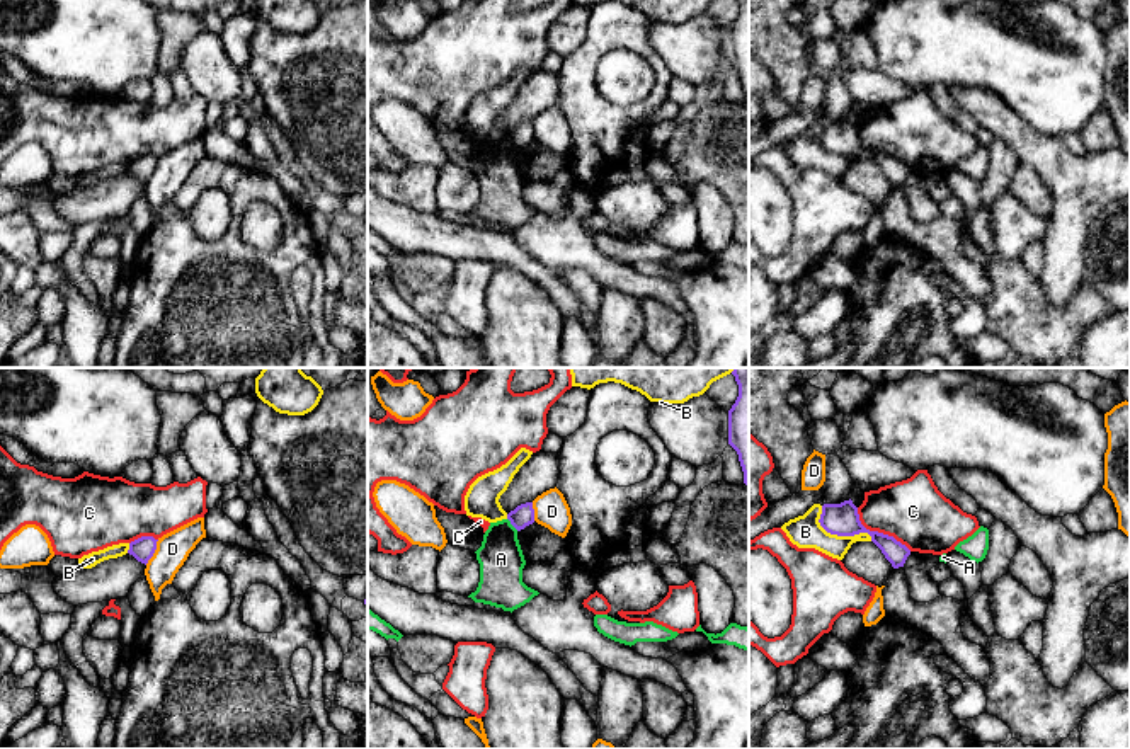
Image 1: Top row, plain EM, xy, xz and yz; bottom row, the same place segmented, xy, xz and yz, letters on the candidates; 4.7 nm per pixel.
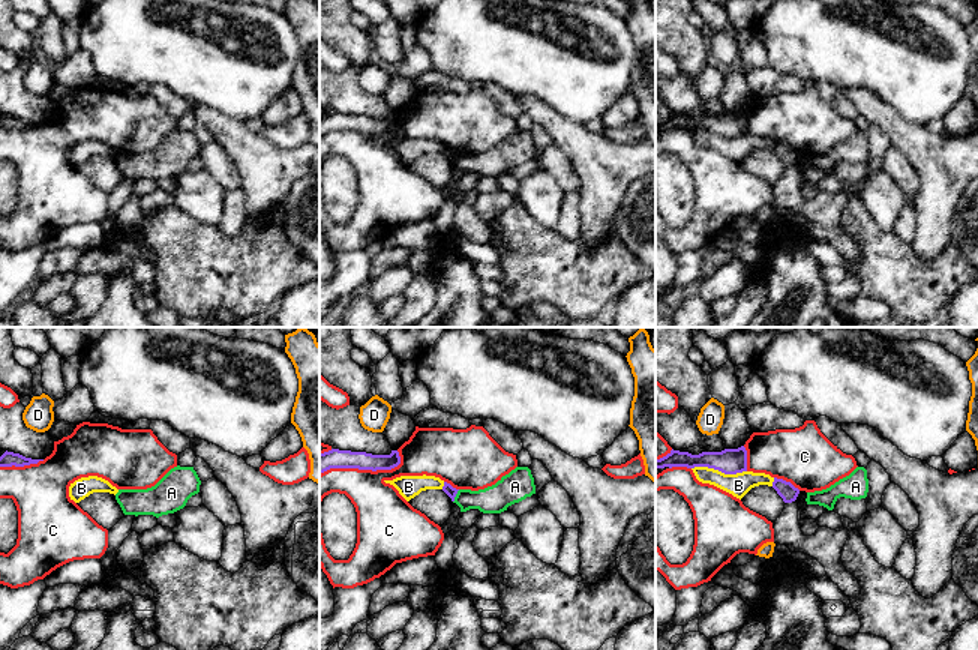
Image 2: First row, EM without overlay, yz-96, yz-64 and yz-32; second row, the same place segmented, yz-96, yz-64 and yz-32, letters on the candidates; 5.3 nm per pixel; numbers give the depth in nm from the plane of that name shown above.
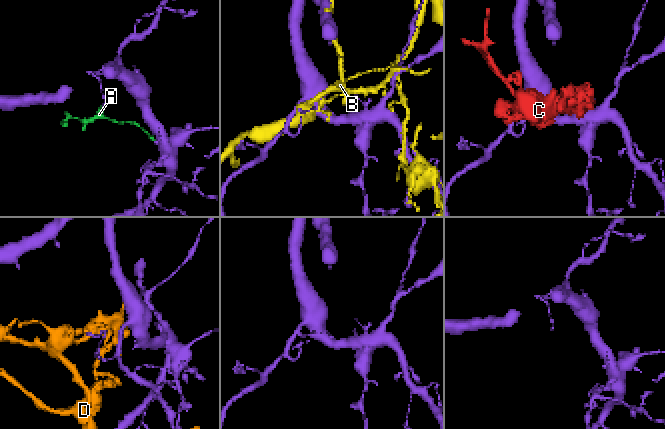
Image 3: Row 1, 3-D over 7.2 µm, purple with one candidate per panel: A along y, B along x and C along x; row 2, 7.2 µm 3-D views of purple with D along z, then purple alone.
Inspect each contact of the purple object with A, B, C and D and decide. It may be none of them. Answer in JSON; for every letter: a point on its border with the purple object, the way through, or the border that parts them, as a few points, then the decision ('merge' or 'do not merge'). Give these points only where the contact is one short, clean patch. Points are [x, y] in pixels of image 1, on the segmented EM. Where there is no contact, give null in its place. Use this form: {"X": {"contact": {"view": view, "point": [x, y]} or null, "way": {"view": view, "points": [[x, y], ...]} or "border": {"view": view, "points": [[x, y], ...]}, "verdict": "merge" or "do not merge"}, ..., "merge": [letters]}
{"A": {"contact": {"view": "xz", "point": [513, 525]}, "border": {"view": "xz", "points": [[507, 518], [518, 530]]}, "verdict": "do not merge"}, "B": {"contact": {"view": "yz", "point": [838, 535]}, "verdict": "do not merge"}, "C": {"contact": {"view": "yz", "point": [877, 531]}, "verdict": "do not merge"}, "D": {"contact": {"view": "xy", "point": [154, 552]}, "verdict": "do not merge"}, "merge": []}

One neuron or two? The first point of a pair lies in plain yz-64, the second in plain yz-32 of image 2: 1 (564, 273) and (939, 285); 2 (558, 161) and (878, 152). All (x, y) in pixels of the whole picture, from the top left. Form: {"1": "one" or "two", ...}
{"1": "one", "2": "two"}

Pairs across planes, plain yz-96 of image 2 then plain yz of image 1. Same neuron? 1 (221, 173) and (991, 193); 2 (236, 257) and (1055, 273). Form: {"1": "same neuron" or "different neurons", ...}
{"1": "different neurons", "2": "different neurons"}

